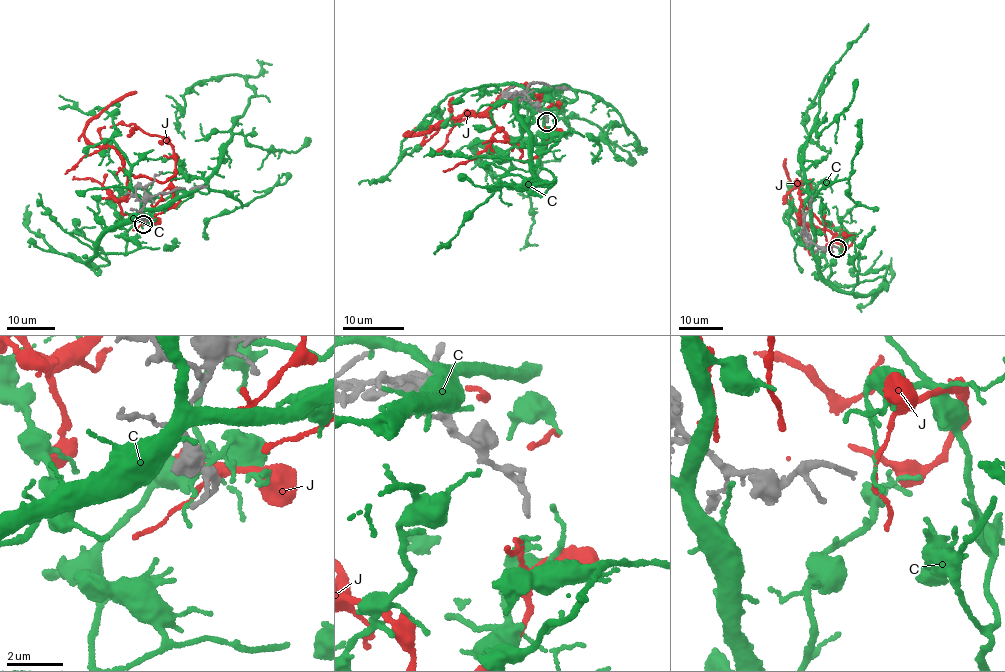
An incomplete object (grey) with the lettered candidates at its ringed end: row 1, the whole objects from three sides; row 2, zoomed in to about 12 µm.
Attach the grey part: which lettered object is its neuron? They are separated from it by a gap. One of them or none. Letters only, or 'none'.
none

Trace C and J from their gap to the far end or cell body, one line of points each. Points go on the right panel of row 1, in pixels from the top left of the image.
C: (840, 248), (850, 234), (849, 291), (818, 273), (803, 165), (831, 68), (804, 122), (830, 153)
J: (840, 247), (854, 235), (844, 246), (829, 231), (799, 224), (795, 180), (796, 185), (808, 182), (812, 189)

